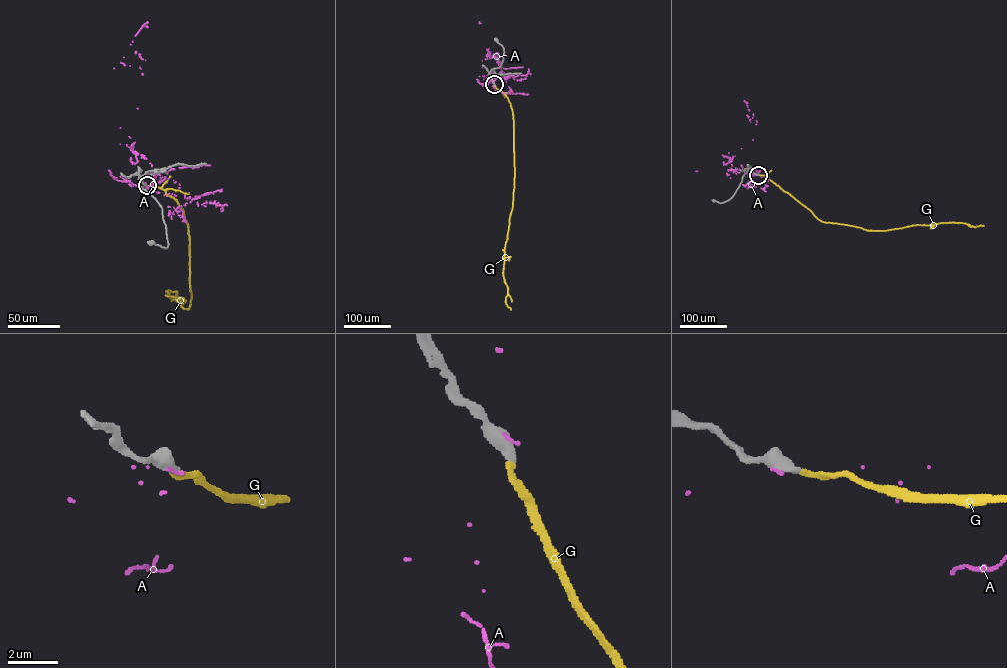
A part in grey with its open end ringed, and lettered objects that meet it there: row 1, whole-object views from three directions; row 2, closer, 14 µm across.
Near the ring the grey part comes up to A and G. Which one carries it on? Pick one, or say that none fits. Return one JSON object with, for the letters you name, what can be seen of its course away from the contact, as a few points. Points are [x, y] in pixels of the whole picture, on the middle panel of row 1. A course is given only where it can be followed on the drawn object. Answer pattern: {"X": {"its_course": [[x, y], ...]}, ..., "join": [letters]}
{"G": {"its_course": [[494, 84], [508, 98], [513, 121], [514, 189], [503, 272], [508, 288], [505, 302], [511, 310]]}, "join": ["G"]}

